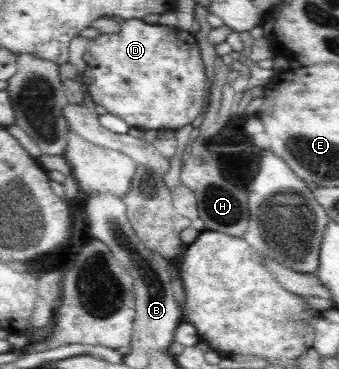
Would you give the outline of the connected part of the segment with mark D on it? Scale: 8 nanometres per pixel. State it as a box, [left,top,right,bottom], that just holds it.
[79,18,206,137]

